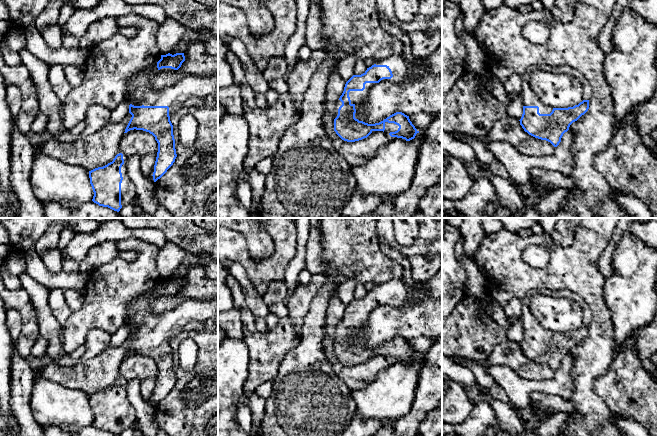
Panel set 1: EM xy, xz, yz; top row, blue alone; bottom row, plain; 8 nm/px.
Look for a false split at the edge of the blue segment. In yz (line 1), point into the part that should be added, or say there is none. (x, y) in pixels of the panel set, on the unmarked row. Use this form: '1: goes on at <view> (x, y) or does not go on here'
1: goes on at yz (529, 322)

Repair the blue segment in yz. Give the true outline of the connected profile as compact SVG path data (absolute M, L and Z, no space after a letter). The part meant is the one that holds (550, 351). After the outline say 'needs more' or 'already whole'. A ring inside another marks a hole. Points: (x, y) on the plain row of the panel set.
M530 296L522 299L521 324L523 338L520 349L529 359L557 371L570 349L589 333L589 324L568 332L552 332L543 328L530 310Z | needs more

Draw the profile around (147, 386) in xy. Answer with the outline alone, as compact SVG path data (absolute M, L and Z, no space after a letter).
M157 377L146 378L141 380L140 394L144 400L152 400L154 396L154 389L156 385Z

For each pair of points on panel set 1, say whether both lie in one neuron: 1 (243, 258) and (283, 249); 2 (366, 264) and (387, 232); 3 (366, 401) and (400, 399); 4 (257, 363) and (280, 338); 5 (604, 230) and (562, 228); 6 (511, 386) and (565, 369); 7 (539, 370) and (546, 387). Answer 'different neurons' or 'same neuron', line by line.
1: same neuron
2: different neurons
3: same neuron
4: same neuron
5: different neurons
6: same neuron
7: different neurons

